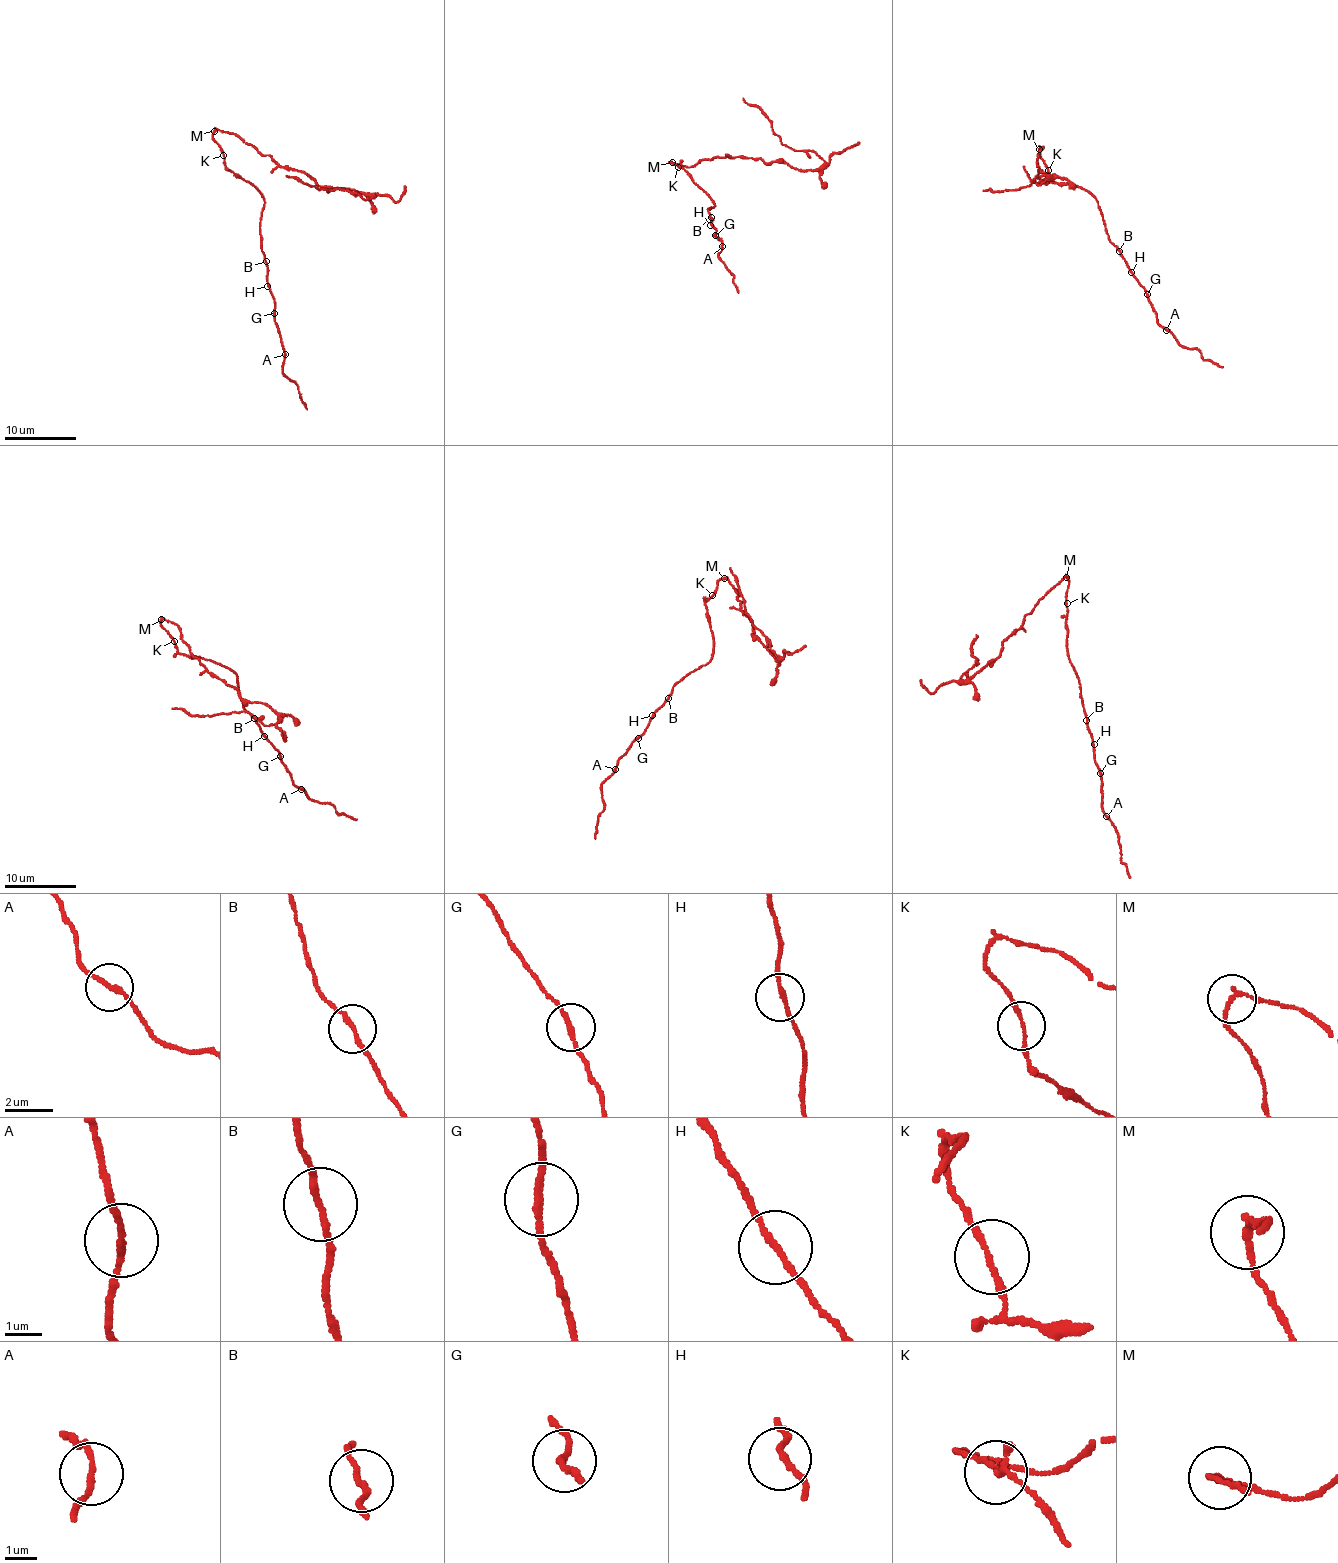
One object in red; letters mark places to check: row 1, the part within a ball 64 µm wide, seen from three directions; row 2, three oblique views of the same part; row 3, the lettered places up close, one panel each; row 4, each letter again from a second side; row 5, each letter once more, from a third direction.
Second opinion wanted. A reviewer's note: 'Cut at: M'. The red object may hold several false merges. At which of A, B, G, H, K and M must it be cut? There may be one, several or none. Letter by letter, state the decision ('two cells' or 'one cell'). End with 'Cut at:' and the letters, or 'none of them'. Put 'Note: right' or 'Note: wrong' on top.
Note: right
A: one cell
B: one cell
G: one cell
H: one cell
K: one cell
M: two cells
Cut at: M

